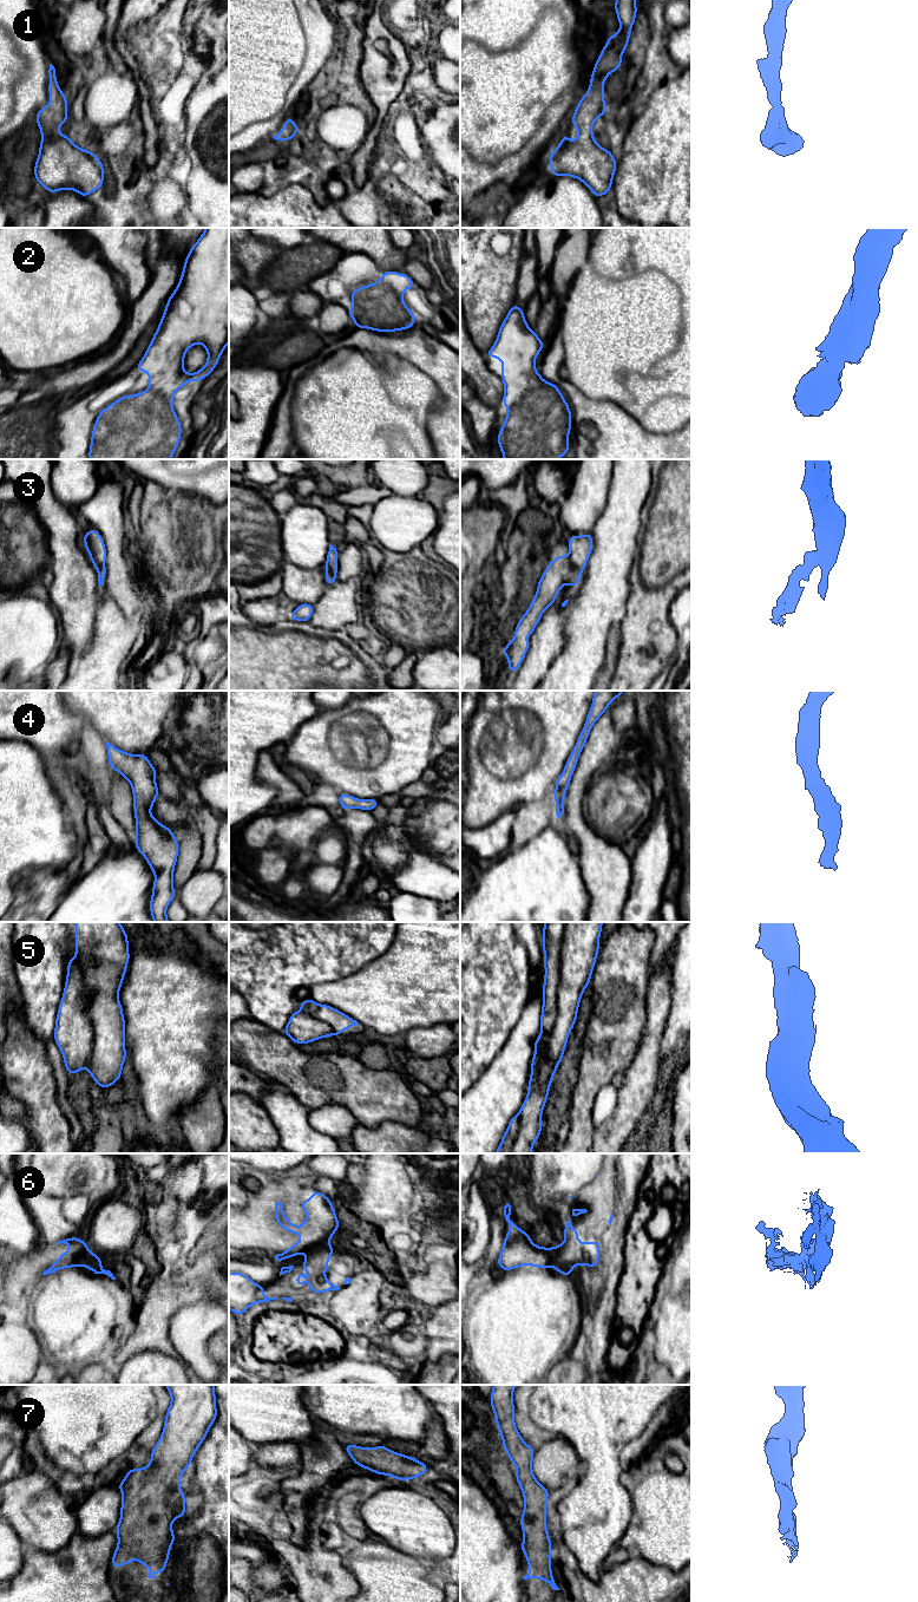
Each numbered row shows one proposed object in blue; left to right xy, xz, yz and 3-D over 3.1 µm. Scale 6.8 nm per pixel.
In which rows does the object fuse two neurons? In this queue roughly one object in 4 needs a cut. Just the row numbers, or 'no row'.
5, 6

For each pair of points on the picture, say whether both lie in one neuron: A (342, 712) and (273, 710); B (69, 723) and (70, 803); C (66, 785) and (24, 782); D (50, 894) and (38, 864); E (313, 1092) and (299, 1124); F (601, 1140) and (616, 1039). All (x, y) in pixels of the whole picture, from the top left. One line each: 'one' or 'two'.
A: two
B: one
C: two
D: two
E: two
F: two

